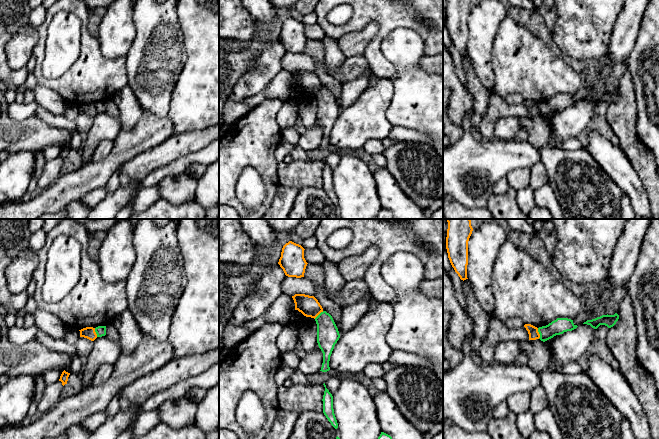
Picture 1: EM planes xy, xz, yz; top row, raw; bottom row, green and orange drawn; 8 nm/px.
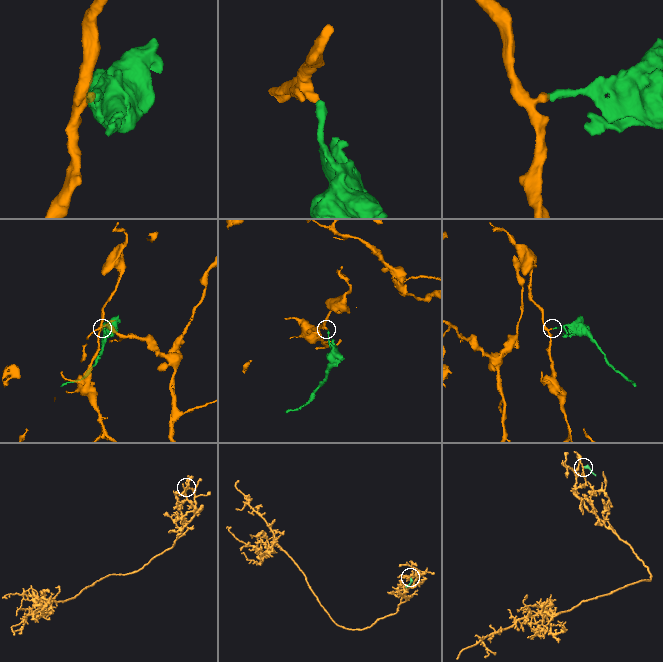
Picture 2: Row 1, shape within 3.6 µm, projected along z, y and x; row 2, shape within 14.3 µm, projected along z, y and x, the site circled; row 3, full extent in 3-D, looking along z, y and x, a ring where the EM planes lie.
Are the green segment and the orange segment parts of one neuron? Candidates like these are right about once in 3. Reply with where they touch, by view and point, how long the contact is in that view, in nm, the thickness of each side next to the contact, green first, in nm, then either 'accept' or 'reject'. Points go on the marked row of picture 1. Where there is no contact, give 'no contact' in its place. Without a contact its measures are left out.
contact yz (539, 333); length 90 nm; calibres 120 and 80 nm; reject

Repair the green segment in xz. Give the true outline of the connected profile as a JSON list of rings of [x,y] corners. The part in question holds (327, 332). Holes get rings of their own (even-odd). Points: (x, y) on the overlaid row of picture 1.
[[[326,311],[321,312],[315,318],[315,321],[317,324],[317,343],[323,353],[323,363],[320,371],[327,372],[330,370],[330,356],[340,338],[340,334],[332,316]]]

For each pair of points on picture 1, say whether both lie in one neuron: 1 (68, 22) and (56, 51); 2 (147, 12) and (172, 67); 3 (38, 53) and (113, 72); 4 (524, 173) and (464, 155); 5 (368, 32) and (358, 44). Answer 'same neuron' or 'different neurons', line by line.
1: same neuron
2: same neuron
3: same neuron
4: different neurons
5: same neuron

